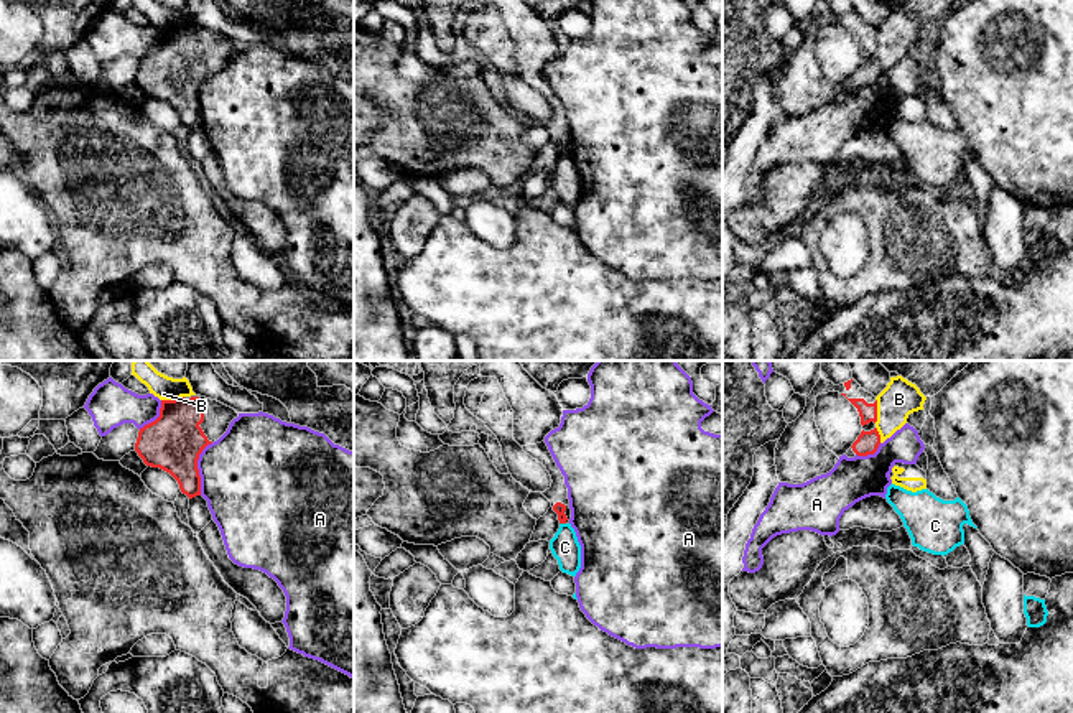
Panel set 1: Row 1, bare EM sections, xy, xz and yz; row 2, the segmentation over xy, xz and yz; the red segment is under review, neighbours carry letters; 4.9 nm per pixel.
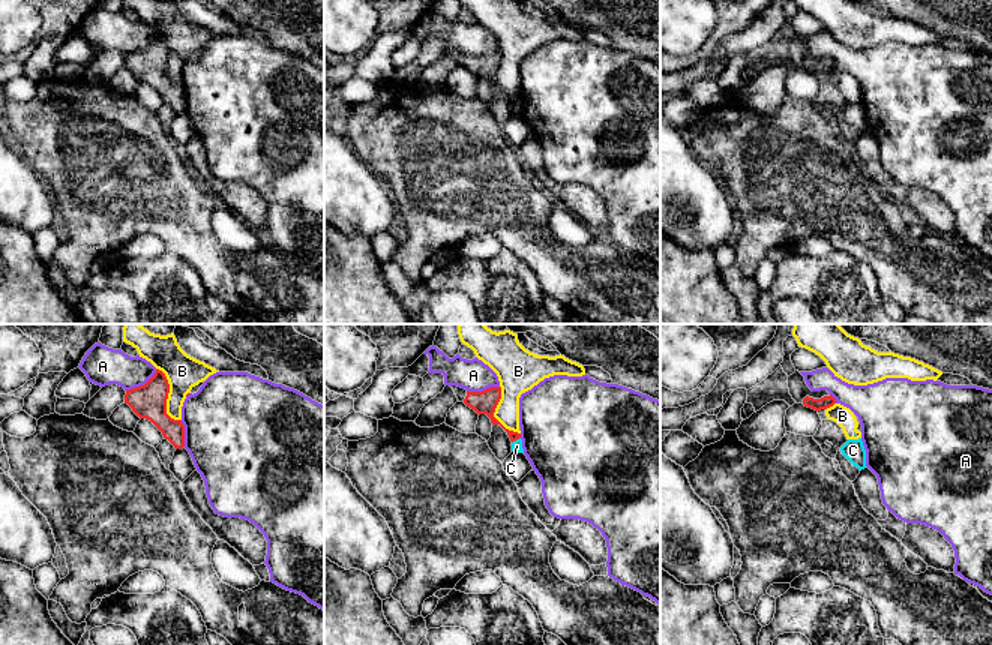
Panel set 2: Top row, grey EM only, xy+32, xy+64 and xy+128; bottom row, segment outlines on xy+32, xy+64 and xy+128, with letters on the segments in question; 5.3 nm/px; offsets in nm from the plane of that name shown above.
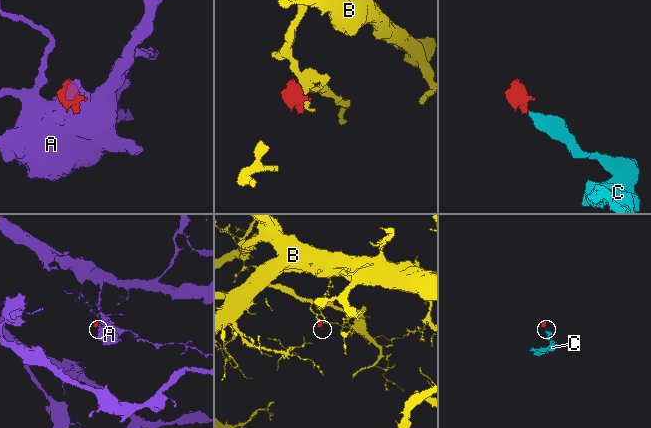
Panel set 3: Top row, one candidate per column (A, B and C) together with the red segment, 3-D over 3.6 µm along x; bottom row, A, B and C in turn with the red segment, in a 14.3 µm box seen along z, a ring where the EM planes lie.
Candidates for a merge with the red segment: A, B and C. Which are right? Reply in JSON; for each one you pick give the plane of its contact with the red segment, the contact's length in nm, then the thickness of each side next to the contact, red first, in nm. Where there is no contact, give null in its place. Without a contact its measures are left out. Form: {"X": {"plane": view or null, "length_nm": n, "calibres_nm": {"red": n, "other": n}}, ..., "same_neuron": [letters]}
{"same_neuron": []}

